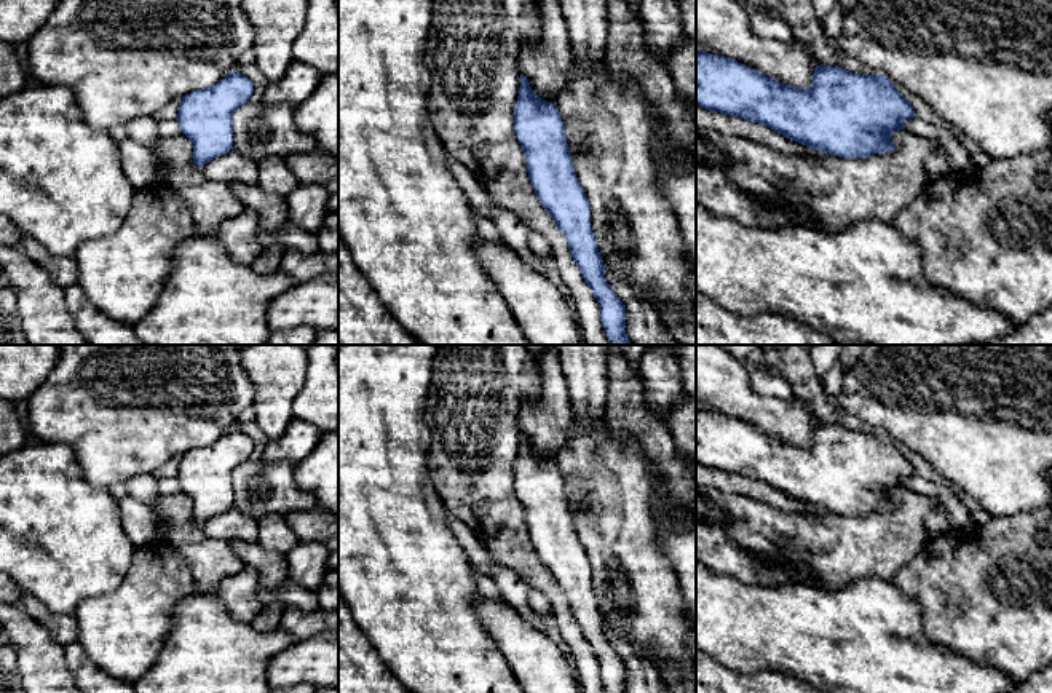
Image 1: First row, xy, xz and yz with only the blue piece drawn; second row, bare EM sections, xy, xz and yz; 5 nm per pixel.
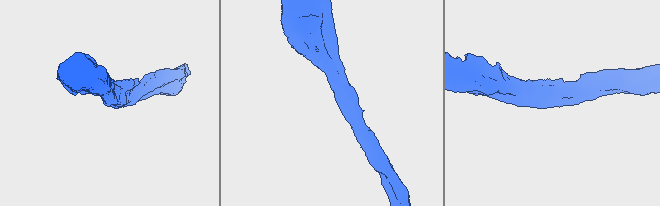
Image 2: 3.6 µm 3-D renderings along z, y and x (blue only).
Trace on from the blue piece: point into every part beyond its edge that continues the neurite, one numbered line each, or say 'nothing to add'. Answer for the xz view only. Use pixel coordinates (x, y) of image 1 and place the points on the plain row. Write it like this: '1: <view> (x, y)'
nothing to add

